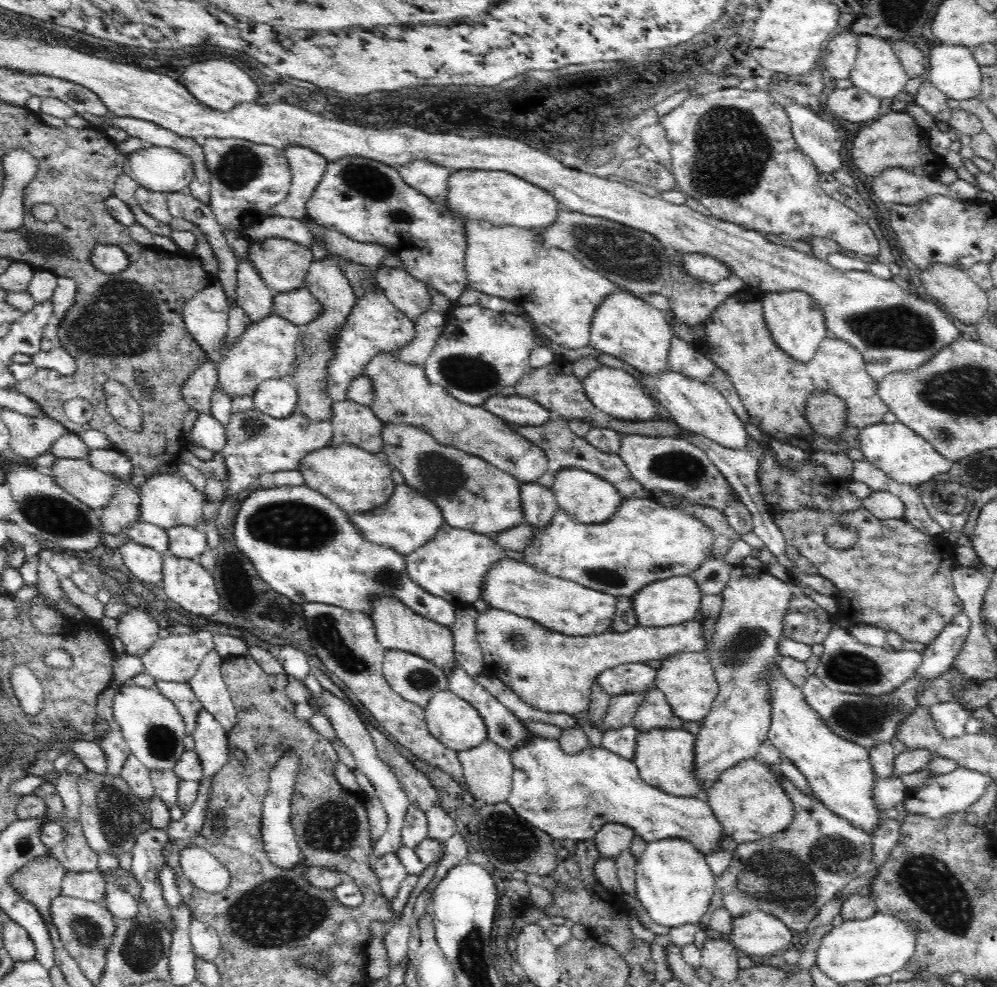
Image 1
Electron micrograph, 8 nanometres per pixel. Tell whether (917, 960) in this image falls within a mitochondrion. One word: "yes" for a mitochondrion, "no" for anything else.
no

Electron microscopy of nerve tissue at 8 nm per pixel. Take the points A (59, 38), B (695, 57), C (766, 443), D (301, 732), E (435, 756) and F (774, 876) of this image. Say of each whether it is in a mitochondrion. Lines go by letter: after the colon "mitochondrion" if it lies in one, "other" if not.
A: other
B: other
C: other
D: other
E: other
F: mitochondrion

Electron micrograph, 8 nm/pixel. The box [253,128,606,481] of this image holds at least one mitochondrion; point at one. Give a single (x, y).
(362, 180)

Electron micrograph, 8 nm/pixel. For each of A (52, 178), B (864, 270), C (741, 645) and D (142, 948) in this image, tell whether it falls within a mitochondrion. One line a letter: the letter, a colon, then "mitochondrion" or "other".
A: other
B: other
C: mitochondrion
D: mitochondrion

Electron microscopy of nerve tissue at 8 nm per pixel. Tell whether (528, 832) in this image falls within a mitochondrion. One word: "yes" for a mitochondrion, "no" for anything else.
yes

